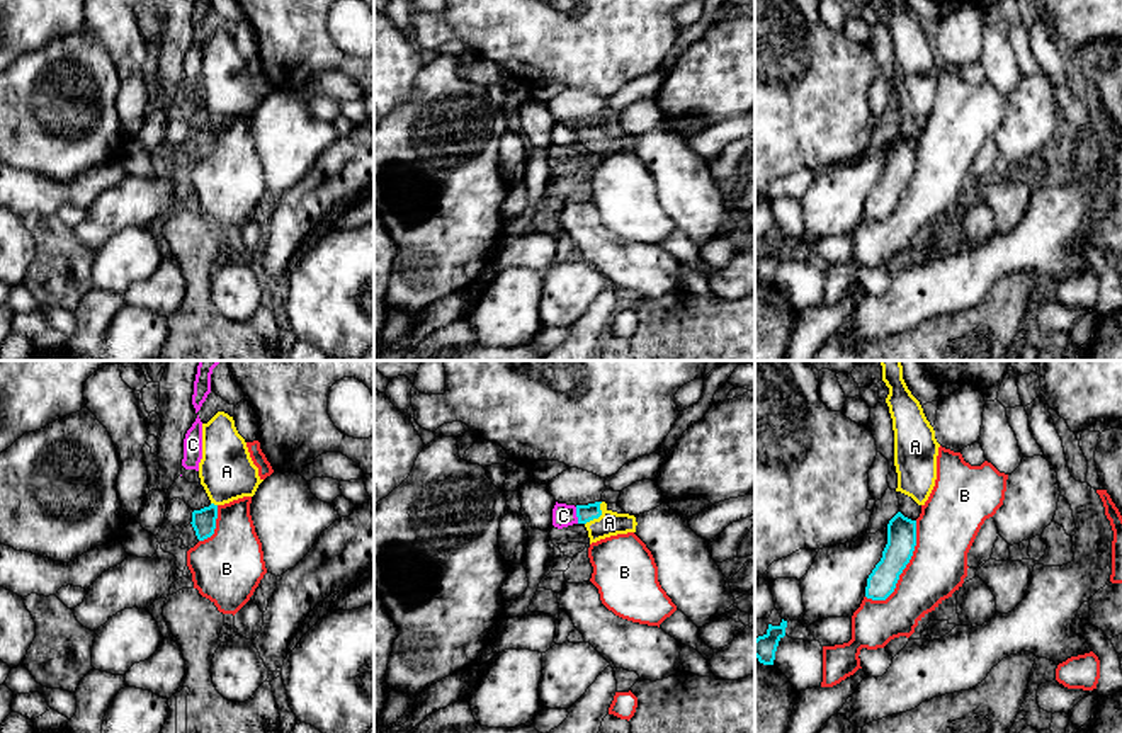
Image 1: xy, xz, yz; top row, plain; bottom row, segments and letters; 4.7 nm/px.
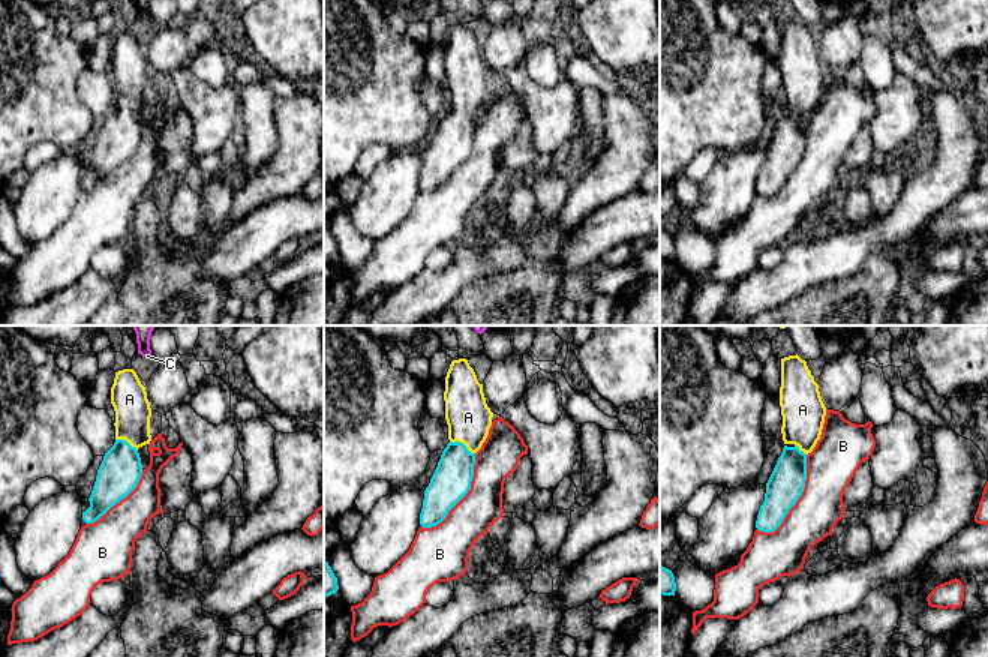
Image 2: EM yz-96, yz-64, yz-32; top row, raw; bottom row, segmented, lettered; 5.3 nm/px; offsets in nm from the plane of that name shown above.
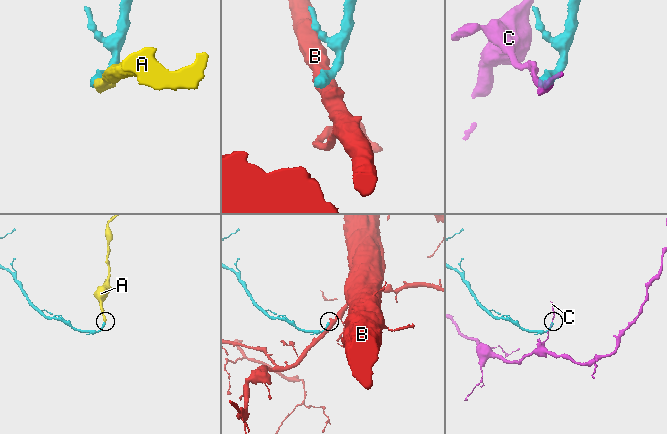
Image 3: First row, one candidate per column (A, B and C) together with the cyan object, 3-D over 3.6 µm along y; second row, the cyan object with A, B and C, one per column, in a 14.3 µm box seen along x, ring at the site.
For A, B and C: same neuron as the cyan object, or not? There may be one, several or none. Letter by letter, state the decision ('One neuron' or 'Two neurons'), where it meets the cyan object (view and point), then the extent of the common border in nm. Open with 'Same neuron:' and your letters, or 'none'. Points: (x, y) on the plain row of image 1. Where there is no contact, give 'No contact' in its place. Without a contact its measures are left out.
Same neuron: A
A: One neuron. Touches cyan at xz (599, 135). Shared border 140 nm
B: Two neurons. Touches cyan at yz (905, 186). Shared border 440 nm
C: Two neurons. Touches cyan at xz (577, 135). Shared border 80 nm

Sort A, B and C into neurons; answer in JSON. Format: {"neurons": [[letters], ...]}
{"neurons": [["A"], ["B"], ["C"]]}

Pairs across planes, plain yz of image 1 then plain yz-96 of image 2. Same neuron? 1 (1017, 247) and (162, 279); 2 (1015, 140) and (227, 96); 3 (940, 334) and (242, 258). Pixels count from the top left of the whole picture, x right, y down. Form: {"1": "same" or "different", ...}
{"1": "different", "2": "same", "3": "different"}

